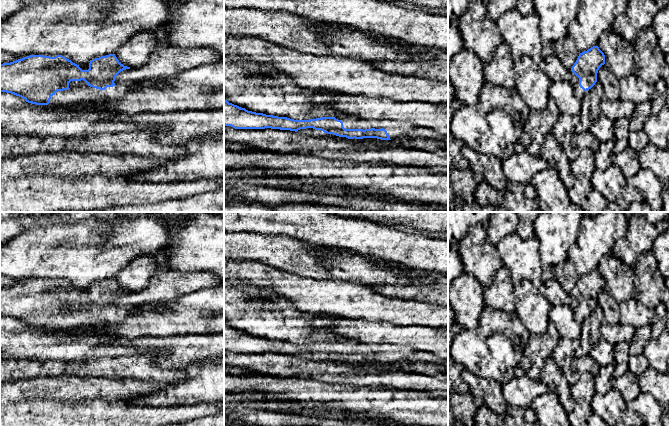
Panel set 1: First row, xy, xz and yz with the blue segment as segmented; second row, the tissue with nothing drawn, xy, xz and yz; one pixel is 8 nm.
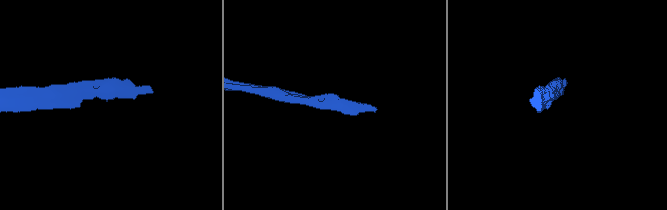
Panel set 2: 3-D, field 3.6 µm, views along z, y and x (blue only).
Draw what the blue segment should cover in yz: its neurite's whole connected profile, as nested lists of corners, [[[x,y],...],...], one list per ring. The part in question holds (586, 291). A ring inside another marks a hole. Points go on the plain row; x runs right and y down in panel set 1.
[[[593,270],[579,278],[571,295],[579,302],[573,308],[575,320],[582,324],[590,317],[591,312],[597,306],[599,292],[605,288],[605,279],[598,270]]]

